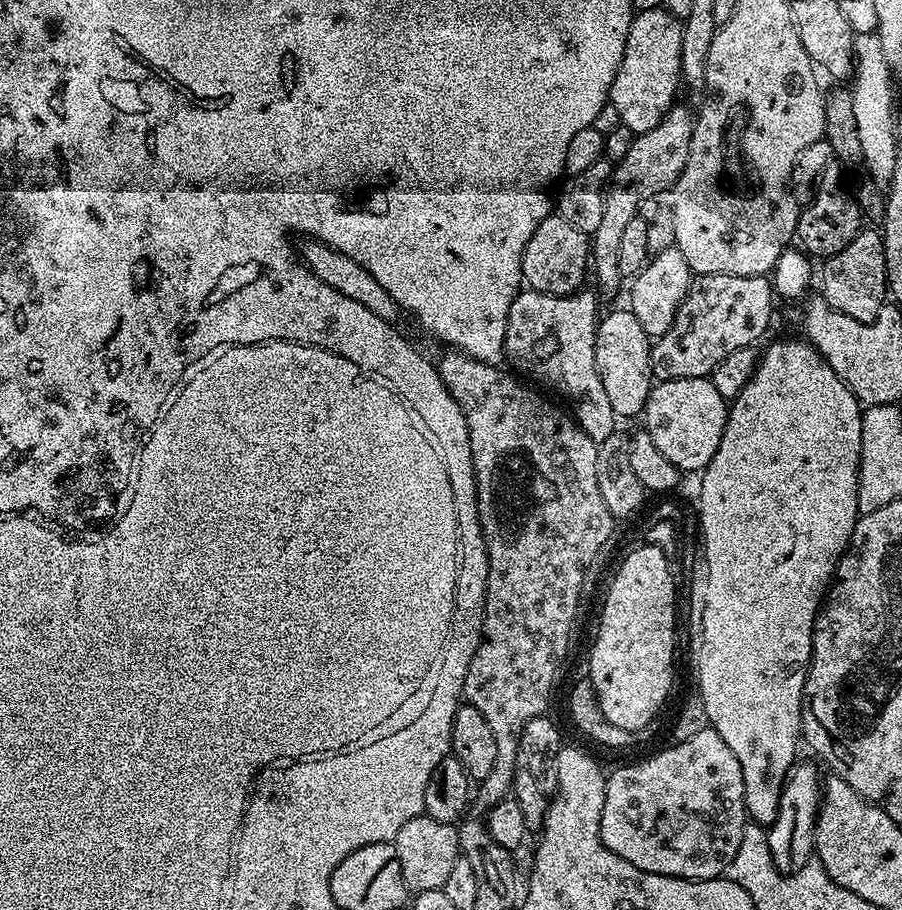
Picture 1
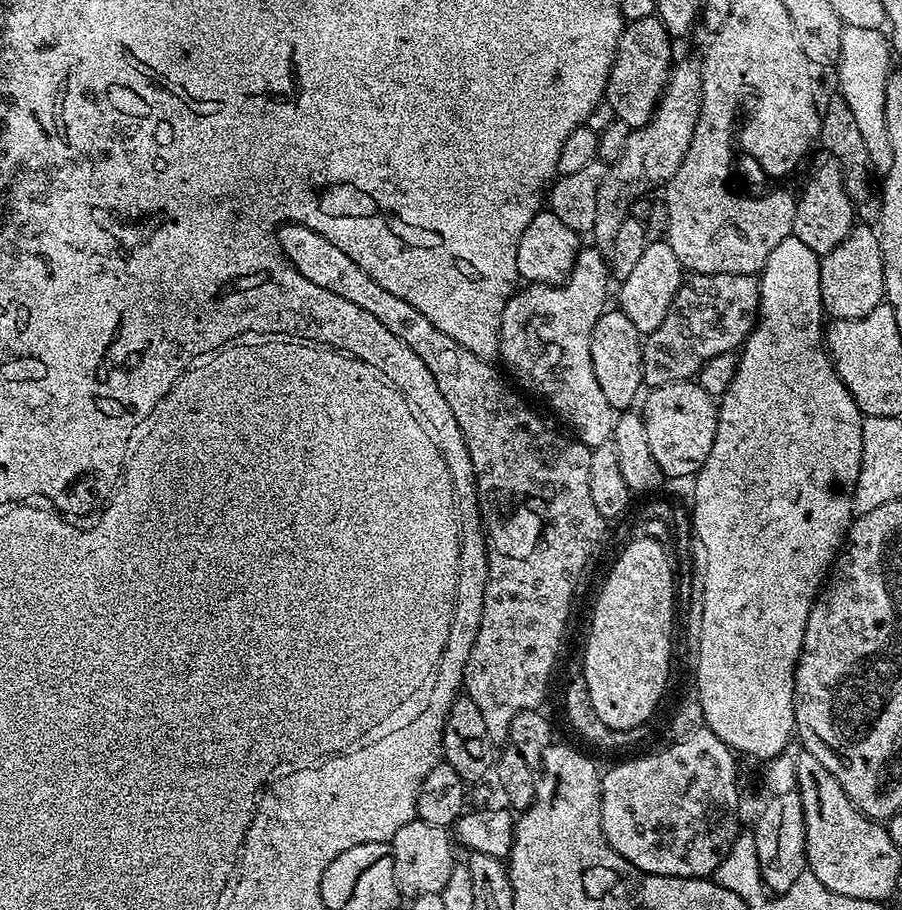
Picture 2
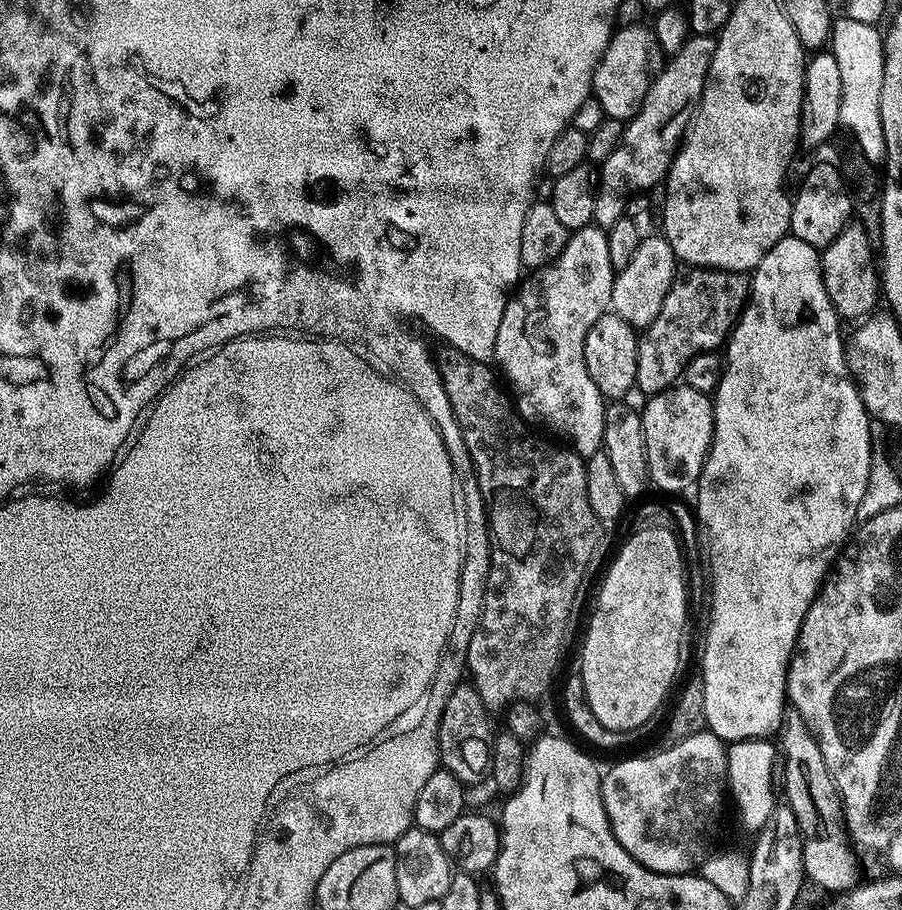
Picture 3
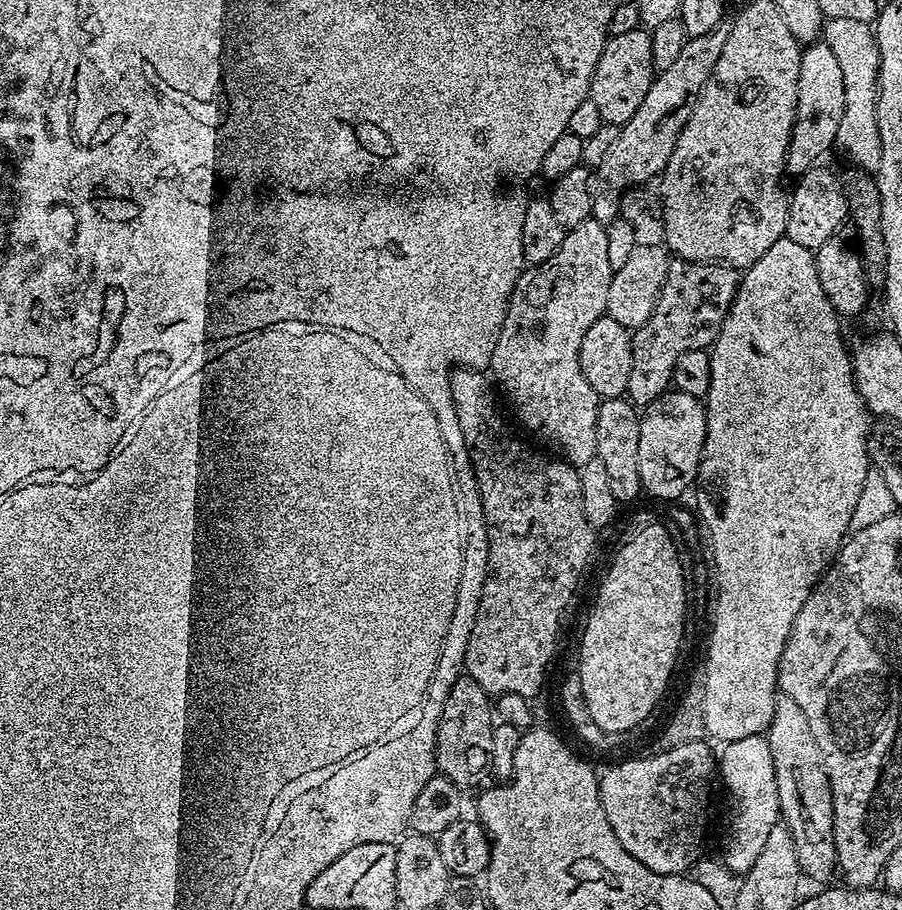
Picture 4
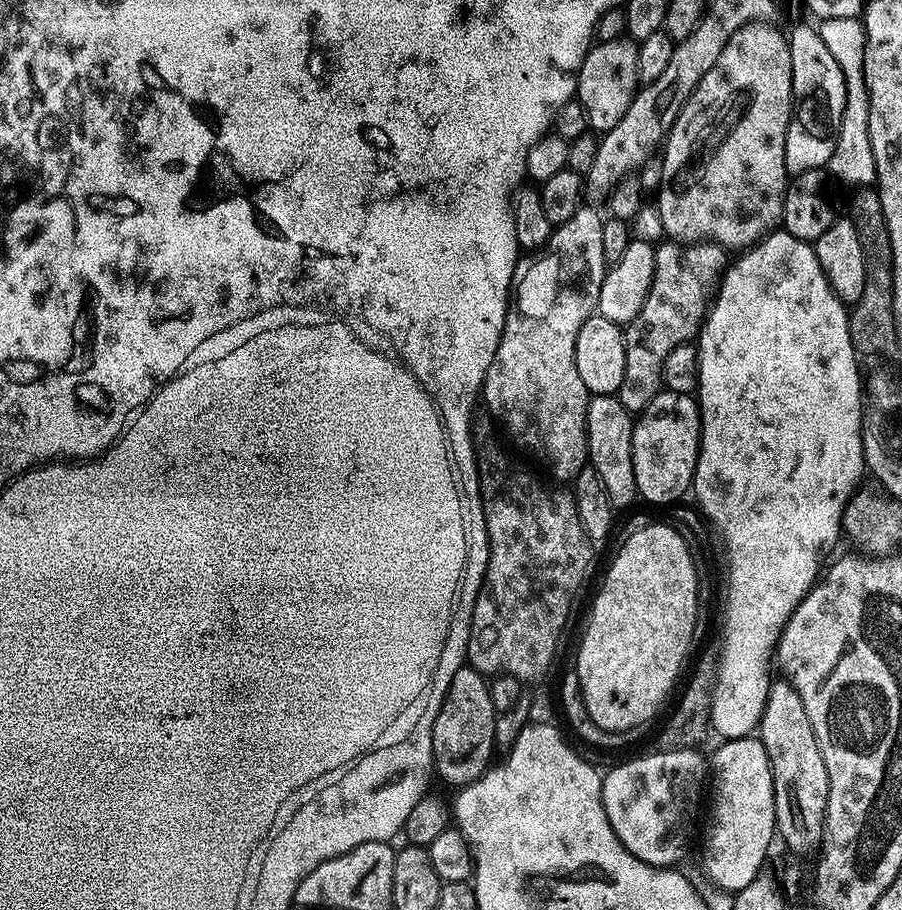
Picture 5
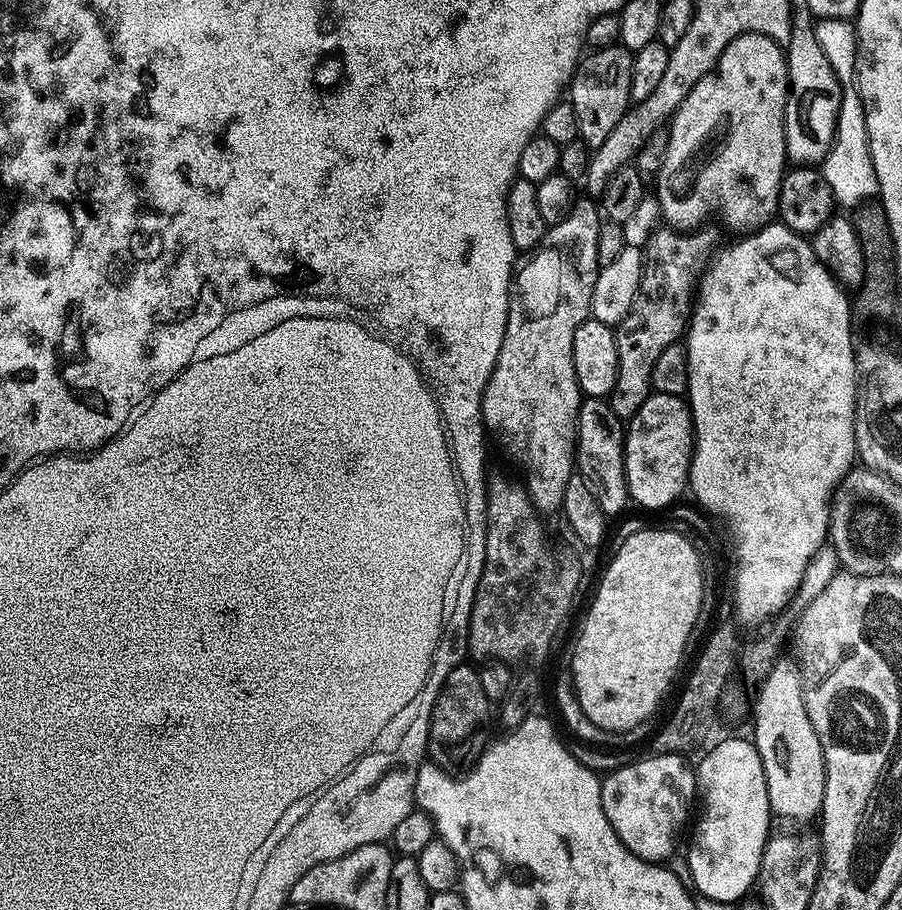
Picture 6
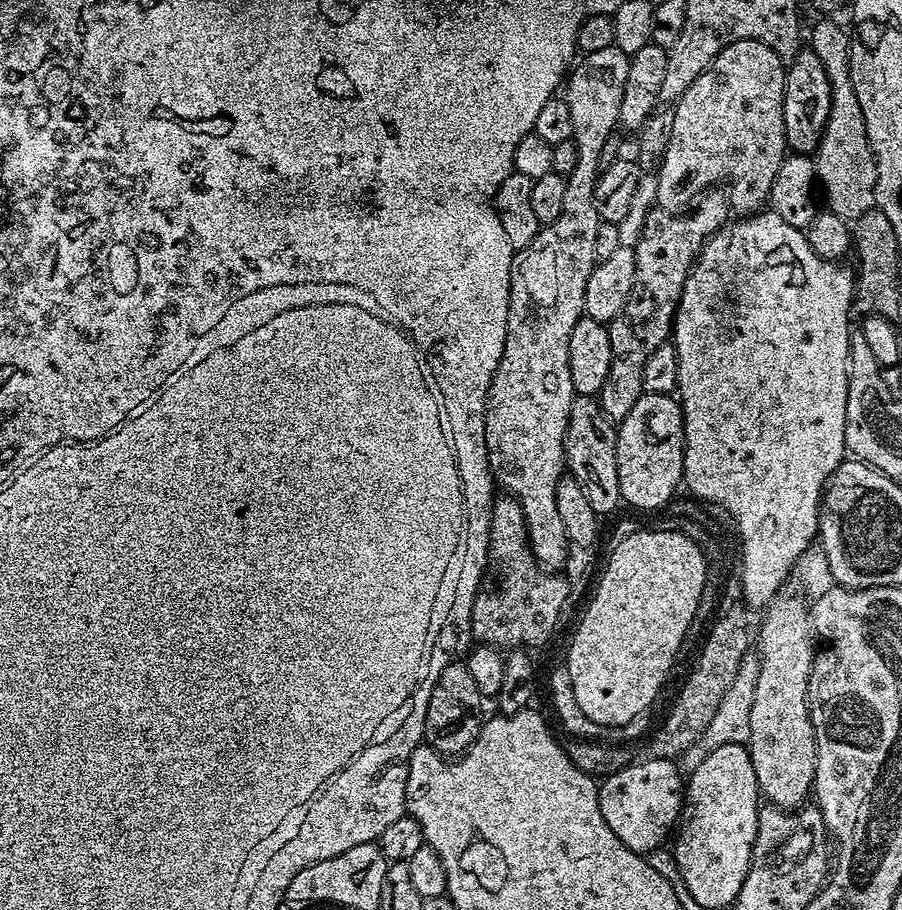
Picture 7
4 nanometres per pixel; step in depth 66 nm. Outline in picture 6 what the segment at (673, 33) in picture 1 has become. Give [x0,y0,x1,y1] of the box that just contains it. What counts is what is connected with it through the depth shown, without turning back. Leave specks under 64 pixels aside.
[570,46,633,150]

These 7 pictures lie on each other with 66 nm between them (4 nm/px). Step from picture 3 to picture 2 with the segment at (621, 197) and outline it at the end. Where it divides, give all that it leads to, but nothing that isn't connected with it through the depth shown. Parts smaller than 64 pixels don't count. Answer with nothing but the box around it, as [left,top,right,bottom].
[590,60,702,253]

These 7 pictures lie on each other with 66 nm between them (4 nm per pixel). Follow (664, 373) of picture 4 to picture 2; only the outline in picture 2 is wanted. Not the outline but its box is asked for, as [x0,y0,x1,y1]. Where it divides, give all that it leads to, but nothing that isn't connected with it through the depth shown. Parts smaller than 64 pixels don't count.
[642,272,760,389]

